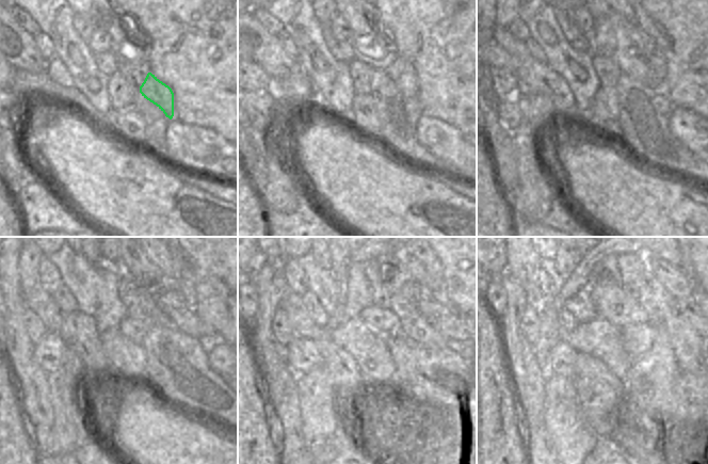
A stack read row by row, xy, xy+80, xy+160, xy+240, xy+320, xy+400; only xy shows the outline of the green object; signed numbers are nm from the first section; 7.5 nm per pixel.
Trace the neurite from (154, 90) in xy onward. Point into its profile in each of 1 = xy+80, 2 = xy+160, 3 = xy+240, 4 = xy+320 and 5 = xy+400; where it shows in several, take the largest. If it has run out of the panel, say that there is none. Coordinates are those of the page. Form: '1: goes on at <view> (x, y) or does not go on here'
1: goes on at xy+80 (402, 74)
2: goes on at xy+160 (658, 63)
3: goes on at xy+240 (187, 285)
4: goes on at xy+320 (433, 266)
5: goes on at xy+400 (674, 258)

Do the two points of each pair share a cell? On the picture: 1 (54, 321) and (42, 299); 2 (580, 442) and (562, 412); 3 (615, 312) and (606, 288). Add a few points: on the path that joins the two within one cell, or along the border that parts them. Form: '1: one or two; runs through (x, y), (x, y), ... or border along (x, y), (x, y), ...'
1: one; runs through (51, 316), (43, 304)
2: one; runs through (573, 434), (565, 427), (563, 419)
3: one; runs through (615, 306), (609, 293)

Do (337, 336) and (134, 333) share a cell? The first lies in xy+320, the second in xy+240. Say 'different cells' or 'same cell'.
different cells

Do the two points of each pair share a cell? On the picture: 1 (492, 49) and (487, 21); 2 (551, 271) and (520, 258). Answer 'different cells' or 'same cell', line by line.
1: different cells
2: different cells

